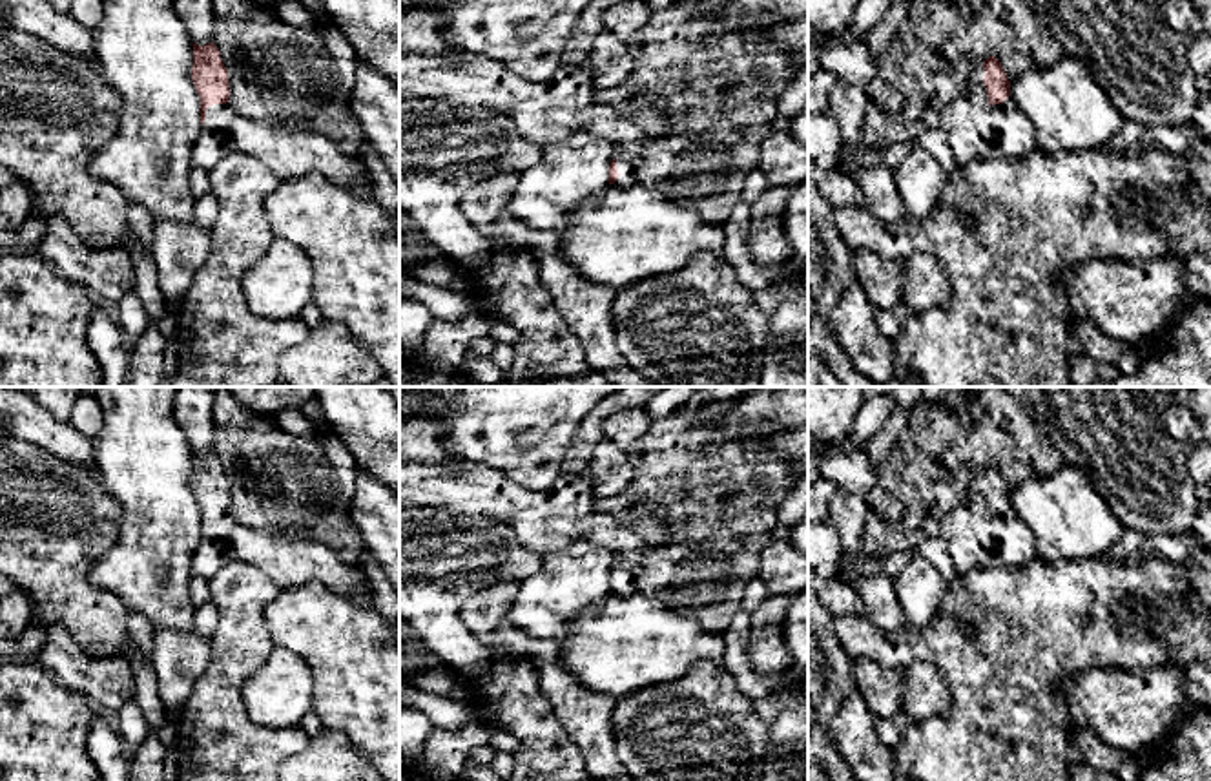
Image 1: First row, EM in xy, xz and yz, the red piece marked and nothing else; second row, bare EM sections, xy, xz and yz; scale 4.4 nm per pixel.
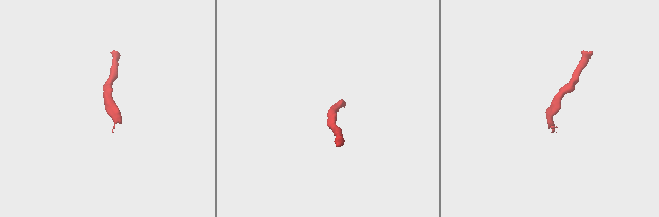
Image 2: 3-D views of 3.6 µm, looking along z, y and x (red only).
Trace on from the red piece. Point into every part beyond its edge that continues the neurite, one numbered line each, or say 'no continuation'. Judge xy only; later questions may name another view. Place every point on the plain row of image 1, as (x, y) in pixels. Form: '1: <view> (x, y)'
1: xy (287, 561)

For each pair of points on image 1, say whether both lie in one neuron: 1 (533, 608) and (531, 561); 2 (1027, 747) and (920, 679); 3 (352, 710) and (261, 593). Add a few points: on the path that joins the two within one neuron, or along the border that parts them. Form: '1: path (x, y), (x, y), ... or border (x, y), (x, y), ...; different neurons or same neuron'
1: border (544, 557), (533, 573), (518, 581); different neurons
2: border (927, 663), (947, 685), (951, 707), (916, 725); different neurons
3: border (279, 590), (265, 612), (265, 624), (274, 646); different neurons

